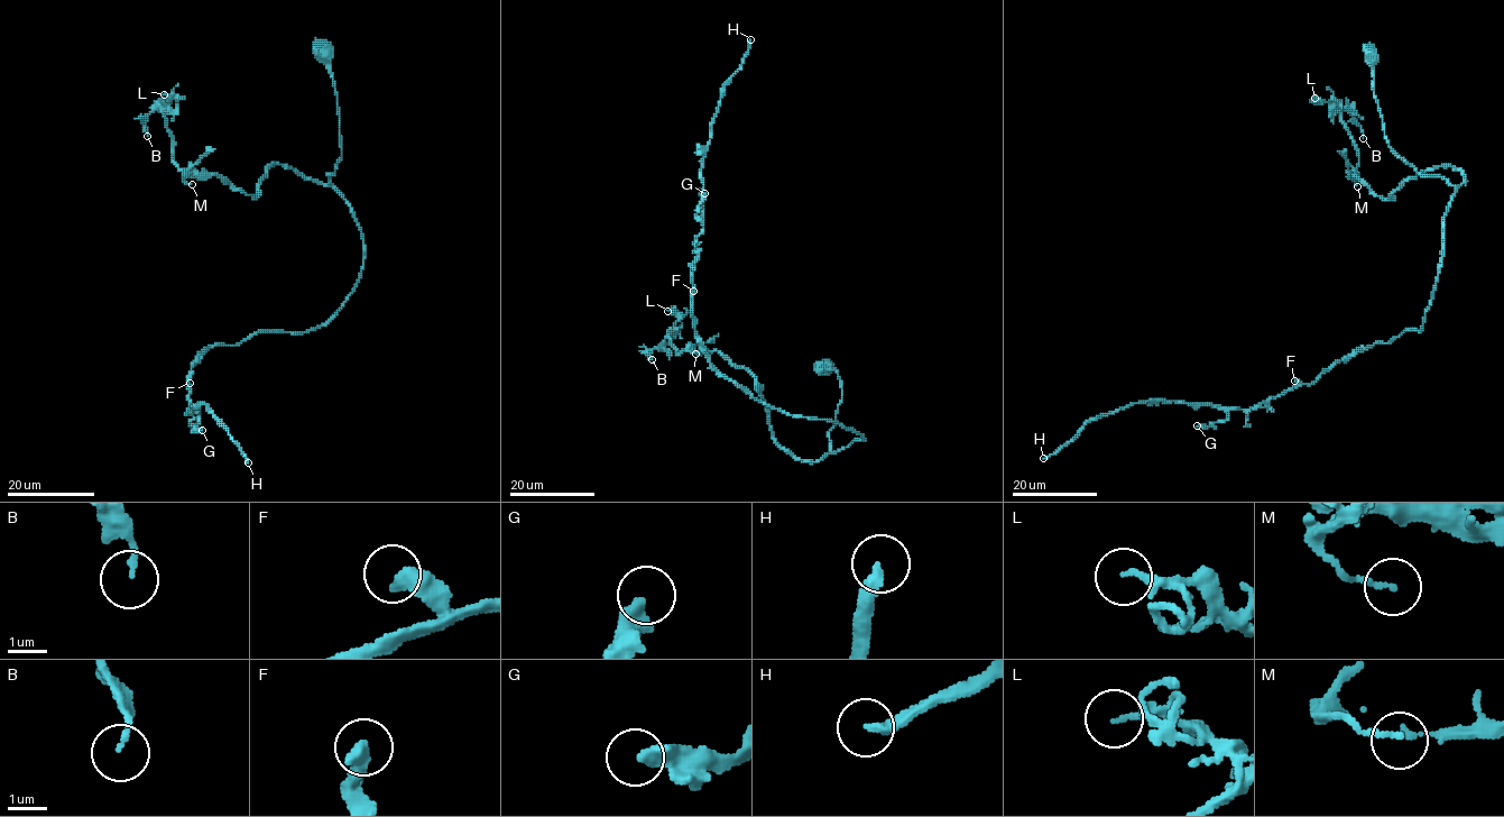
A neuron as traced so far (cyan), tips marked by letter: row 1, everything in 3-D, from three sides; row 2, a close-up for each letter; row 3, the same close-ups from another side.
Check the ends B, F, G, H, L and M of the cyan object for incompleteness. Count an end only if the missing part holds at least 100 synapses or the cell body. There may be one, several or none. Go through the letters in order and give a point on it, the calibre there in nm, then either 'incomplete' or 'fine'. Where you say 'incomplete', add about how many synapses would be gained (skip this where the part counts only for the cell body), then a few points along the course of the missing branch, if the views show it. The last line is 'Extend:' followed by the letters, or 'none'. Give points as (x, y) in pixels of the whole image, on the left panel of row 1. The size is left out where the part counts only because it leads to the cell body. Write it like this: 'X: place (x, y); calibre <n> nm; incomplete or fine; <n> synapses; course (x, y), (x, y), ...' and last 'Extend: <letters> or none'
B: place (147, 136); calibre 150 nm; fine
F: place (190, 383); calibre 440 nm; fine
G: place (202, 430); calibre 420 nm; fine
H: place (248, 462); calibre 280 nm; incomplete; 550 synapses; course (248, 462), (274, 434), (257, 372), (265, 328), (315, 213), (316, 67), (325, 62), (312, 60), (316, 39)
L: place (164, 94); calibre 110 nm; fine
M: place (192, 184); calibre 140 nm; fine
Extend: H

